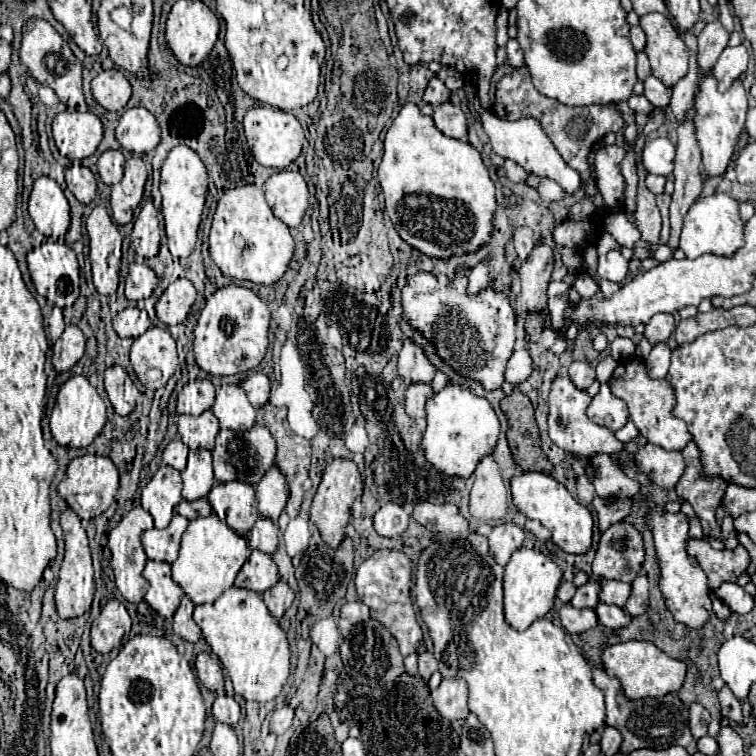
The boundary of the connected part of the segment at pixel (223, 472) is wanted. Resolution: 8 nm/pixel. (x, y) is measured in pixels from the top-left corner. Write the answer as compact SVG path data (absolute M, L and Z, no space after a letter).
M254 425L250 431L244 431L244 433L222 429L216 437L216 447L212 451L212 457L214 457L214 477L220 483L238 479L242 483L250 483L252 487L256 487L262 475L266 475L266 471L274 465L276 441L272 433L262 425Z

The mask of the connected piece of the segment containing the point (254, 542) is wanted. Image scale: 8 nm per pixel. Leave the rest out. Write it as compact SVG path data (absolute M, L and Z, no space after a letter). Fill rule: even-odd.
M260 517L248 535L248 543L250 549L258 549L262 553L272 555L278 547L278 527L270 519Z

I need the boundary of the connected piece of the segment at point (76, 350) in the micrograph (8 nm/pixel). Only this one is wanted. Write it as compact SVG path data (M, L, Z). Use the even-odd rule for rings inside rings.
M68 325L62 337L52 345L52 365L58 373L70 371L84 355L84 335L76 325Z

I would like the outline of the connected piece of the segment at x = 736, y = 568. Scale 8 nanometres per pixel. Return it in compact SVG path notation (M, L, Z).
M690 539L688 553L698 559L700 567L708 575L708 585L712 591L724 581L736 581L750 563L750 555L741 544L734 551L716 551L706 539Z

